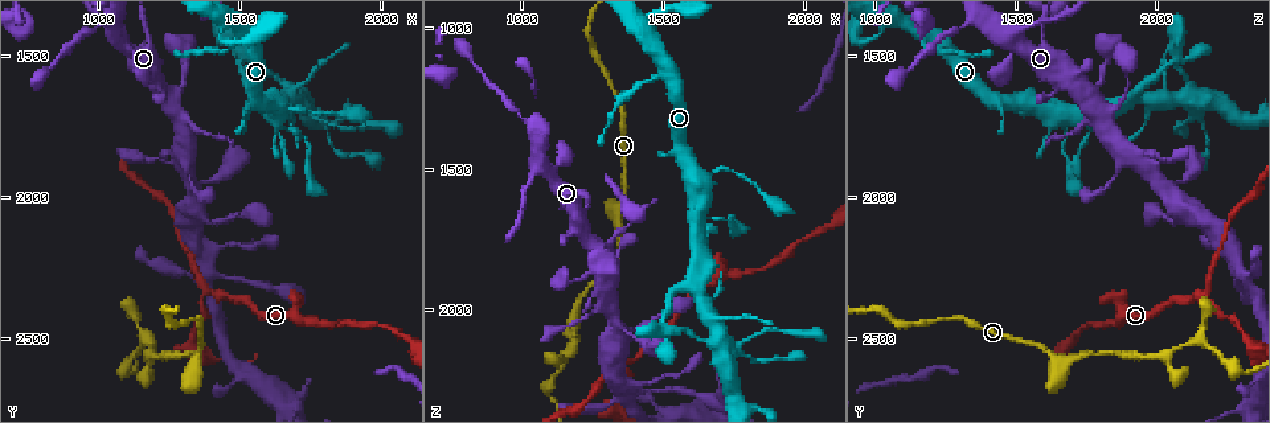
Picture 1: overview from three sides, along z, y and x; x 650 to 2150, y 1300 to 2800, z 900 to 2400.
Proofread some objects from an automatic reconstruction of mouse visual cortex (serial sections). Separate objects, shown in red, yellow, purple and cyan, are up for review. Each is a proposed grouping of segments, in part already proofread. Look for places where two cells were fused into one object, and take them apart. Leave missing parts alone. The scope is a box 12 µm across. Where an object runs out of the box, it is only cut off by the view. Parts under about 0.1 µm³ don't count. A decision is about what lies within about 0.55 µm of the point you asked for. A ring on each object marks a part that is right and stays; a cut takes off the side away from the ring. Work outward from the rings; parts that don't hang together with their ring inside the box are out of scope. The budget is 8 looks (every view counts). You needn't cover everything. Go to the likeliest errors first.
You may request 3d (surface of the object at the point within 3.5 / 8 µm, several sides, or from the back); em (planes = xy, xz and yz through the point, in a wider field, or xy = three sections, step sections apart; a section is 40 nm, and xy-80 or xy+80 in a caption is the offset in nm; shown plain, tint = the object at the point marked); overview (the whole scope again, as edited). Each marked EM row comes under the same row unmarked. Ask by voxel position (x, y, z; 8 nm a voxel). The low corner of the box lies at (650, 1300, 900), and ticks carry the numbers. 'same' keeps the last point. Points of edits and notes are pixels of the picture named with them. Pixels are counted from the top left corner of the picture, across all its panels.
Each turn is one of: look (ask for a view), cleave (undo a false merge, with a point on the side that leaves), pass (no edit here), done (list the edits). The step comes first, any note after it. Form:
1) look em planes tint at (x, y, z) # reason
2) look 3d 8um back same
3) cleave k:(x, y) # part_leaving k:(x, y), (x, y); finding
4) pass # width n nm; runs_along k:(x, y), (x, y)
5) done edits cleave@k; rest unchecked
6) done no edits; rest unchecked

look 3d 3.5um back at (1400, 2340, 2180) # abrupt turn

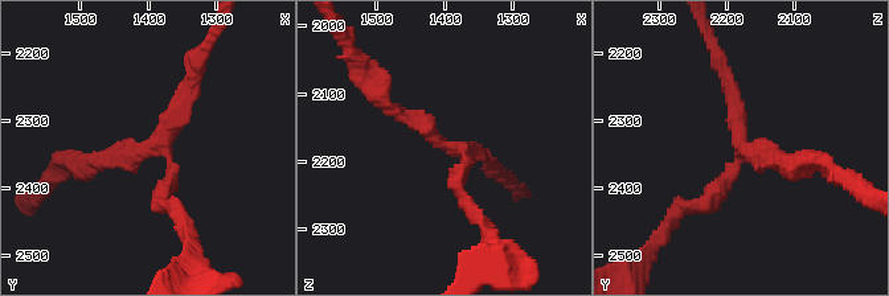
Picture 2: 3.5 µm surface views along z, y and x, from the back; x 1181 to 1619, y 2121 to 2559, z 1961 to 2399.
look em xy step 3 tint at (1395, 2345, 2180) # arms 3; arm_widths 200, 200, 200 nm

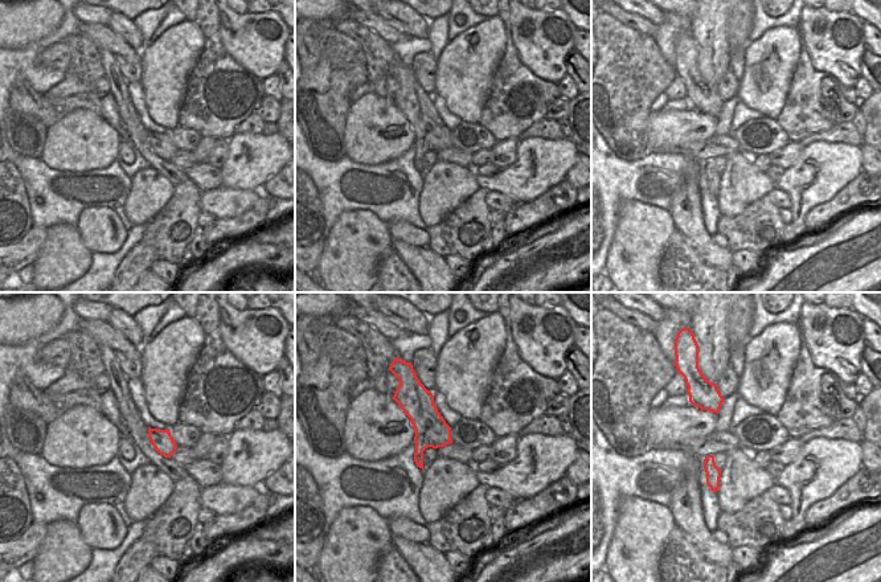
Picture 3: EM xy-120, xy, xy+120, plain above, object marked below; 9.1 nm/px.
pass # runs_along 2:(377, 95), (466, 149), (462, 193); all the same cell

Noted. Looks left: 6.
look 3d 3.5um at (1720, 1670, 2130) # arms part here

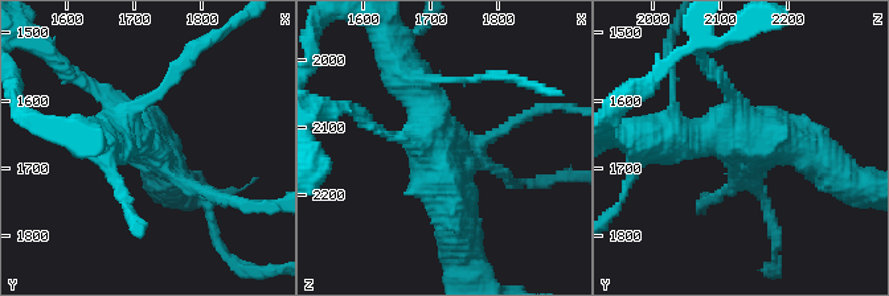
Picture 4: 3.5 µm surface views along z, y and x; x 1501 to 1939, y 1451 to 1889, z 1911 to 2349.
look em xy step 1 tint at (1720, 1670, 2130) # now the EM

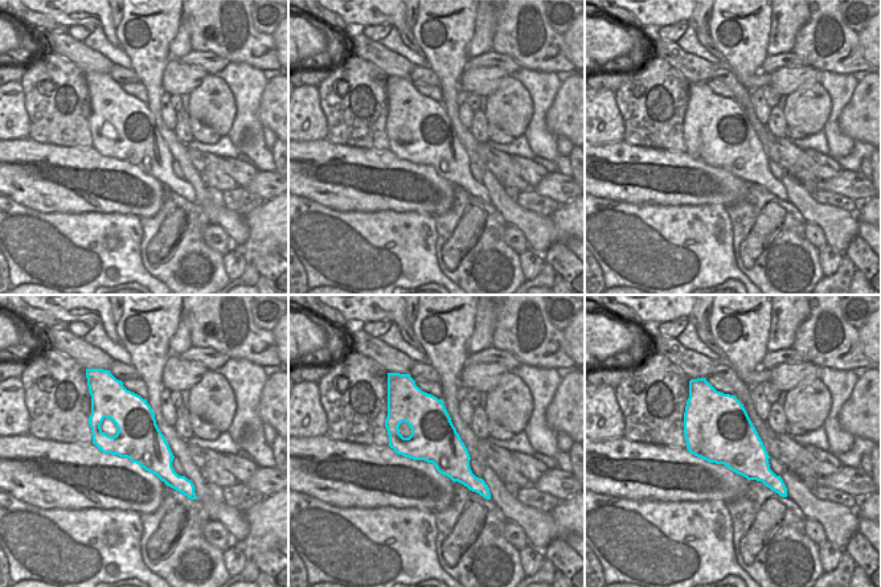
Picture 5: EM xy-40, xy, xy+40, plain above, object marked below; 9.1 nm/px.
pass # width 420 nm; runs_along 4:(404, 74), (445, 139), (457, 230); all the same cell

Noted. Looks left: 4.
look 3d 3.5um at (1090, 2610, 2280) # sharp bend

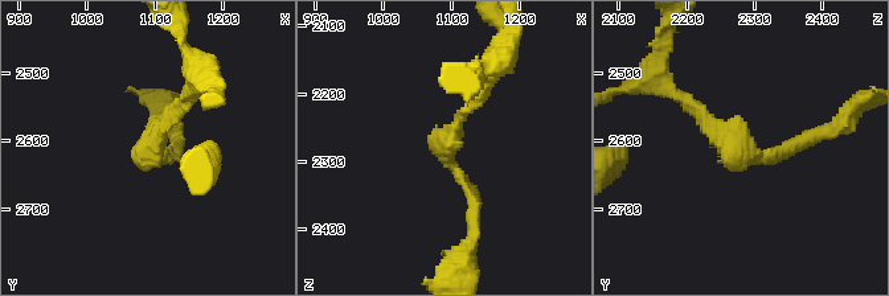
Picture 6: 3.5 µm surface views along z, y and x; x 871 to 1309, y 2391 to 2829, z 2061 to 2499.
look em xy step 3 tint at (1095, 2615, 2285) # arm_widths 150, 150 nm

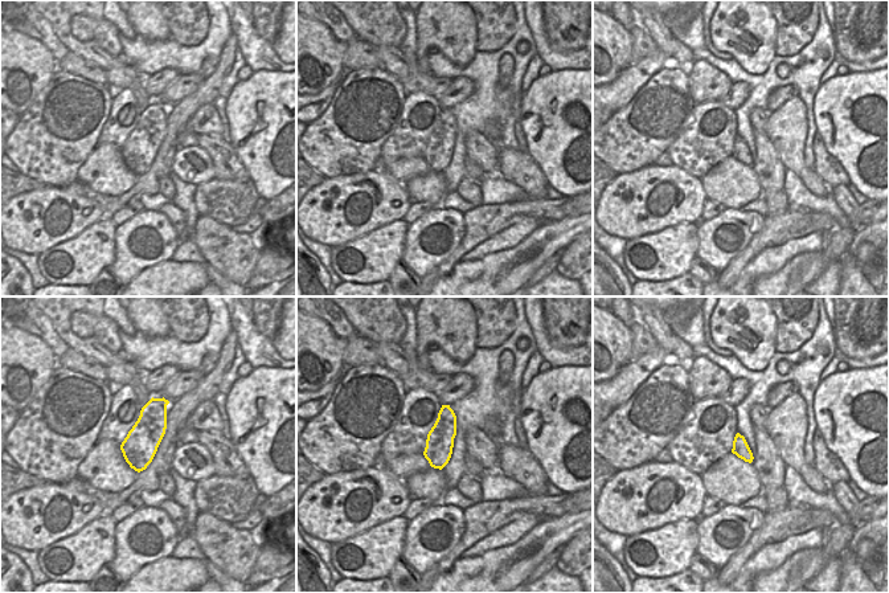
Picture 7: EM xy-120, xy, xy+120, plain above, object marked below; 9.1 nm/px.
pass # runs_along 6:(688, 103), (752, 156), (816, 136); all the same cell

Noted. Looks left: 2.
done no edits; rest unchecked

